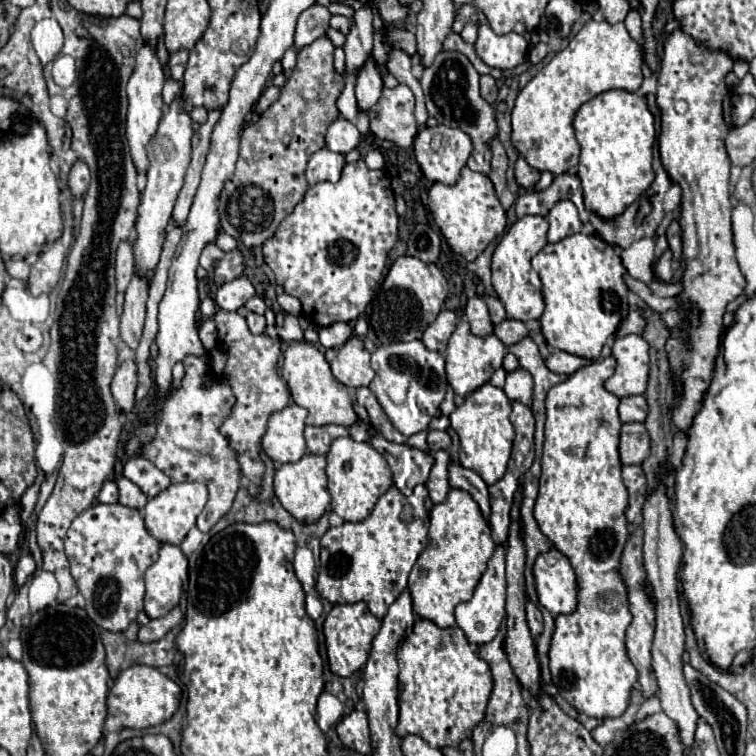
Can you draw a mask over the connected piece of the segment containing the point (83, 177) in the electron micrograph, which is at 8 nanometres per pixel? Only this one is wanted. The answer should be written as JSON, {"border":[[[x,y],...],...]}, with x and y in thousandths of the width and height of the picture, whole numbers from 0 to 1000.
{"border":[[[102,210],[94,221],[94,229],[91,229],[94,255],[99,261],[110,261],[115,255],[115,245],[118,245],[118,221],[115,221],[112,213]]]}

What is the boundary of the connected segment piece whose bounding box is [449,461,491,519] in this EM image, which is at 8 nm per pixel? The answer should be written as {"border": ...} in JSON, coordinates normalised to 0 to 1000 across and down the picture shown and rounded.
{"border":[[[594,612],[594,639],[597,644],[610,644],[612,649],[618,649],[636,671],[642,687],[644,687],[644,679],[647,679],[647,649],[644,649],[644,642],[642,636],[623,620],[615,620],[610,618],[607,612]]]}

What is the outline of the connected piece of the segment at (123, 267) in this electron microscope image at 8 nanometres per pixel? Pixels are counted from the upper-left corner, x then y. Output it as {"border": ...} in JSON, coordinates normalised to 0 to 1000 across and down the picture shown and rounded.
{"border":[[[160,321],[155,329],[155,348],[152,348],[152,358],[155,358],[155,385],[165,385],[176,361],[179,361],[179,340],[176,340],[176,329],[173,321]]]}

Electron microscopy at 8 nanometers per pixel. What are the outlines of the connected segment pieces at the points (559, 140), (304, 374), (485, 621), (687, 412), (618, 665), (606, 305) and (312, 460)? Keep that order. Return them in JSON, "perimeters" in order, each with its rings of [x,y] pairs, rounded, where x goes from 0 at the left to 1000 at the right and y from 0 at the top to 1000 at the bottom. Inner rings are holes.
{"perimeters":[[[[779,25],[771,38],[753,54],[753,60],[739,67],[684,126],[684,134],[681,134],[681,142],[679,142],[679,149],[676,149],[676,157],[679,157],[679,192],[681,197],[692,205],[692,210],[713,224],[713,226],[729,226],[734,231],[739,229],[747,229],[753,221],[761,221],[763,213],[766,213],[766,189],[761,184],[761,176],[758,176],[758,155],[761,155],[761,147],[774,136],[779,134],[782,128],[792,126],[792,123],[800,123],[800,120],[808,120],[808,118],[827,118],[827,120],[835,120],[840,123],[848,110],[851,110],[851,97],[848,97],[848,89],[851,89],[851,67],[848,67],[848,60],[835,52],[835,46],[829,44],[827,38],[827,30],[803,30],[800,25],[798,28],[787,28],[787,25]]],[[[406,451],[388,454],[380,459],[374,472],[377,472],[377,478],[372,485],[372,499],[380,504],[388,530],[409,544],[406,557],[403,557],[406,562],[443,560],[443,562],[462,565],[472,557],[472,549],[464,538],[464,522],[462,522],[459,512],[440,499],[430,470],[417,456],[406,454]]],[[[660,721],[644,745],[644,755],[639,758],[634,774],[628,776],[626,792],[607,798],[602,803],[604,827],[615,835],[615,843],[623,851],[639,853],[639,851],[647,851],[657,840],[660,827],[668,816],[668,776],[671,776],[671,771],[668,771],[668,721]]],[[[896,38],[882,46],[874,97],[869,99],[869,142],[874,144],[872,200],[885,234],[903,250],[898,295],[903,303],[903,337],[909,356],[903,364],[901,396],[917,398],[922,403],[922,417],[930,425],[922,435],[909,435],[903,448],[885,446],[882,451],[890,499],[898,493],[898,483],[903,483],[906,515],[898,536],[890,541],[890,560],[898,570],[906,570],[914,562],[914,552],[919,552],[930,530],[930,517],[940,507],[956,440],[959,406],[985,382],[983,361],[972,345],[964,266],[967,216],[959,200],[959,181],[970,171],[967,120],[959,112],[959,99],[967,91],[970,78],[959,67],[940,67],[922,57],[914,46]],[[898,131],[911,139],[906,149],[893,147],[893,134]],[[909,446],[914,446],[914,467],[909,467]]],[[[800,472],[800,475],[792,475],[792,478],[784,478],[779,483],[774,483],[771,488],[761,491],[750,504],[734,509],[726,515],[724,520],[724,557],[721,557],[721,591],[718,591],[718,626],[713,631],[713,657],[710,657],[710,665],[708,665],[708,687],[716,697],[716,702],[731,716],[734,726],[742,729],[753,742],[755,742],[755,750],[763,761],[763,771],[766,771],[766,800],[758,811],[753,813],[739,813],[734,819],[734,837],[731,837],[731,845],[729,845],[729,858],[726,858],[726,874],[729,874],[729,896],[731,896],[731,906],[739,911],[739,919],[753,930],[758,933],[766,943],[776,946],[776,948],[787,948],[787,951],[808,951],[808,948],[819,948],[827,943],[829,933],[832,933],[832,922],[835,922],[835,914],[843,903],[843,885],[837,882],[837,877],[832,874],[829,869],[829,858],[827,858],[827,835],[835,824],[835,808],[832,808],[832,795],[829,795],[829,782],[827,782],[827,774],[819,763],[819,737],[821,737],[821,729],[824,729],[824,721],[829,718],[832,713],[832,702],[829,702],[829,687],[827,687],[827,673],[829,673],[829,647],[824,642],[824,634],[821,634],[821,610],[819,610],[819,567],[821,567],[821,554],[819,554],[819,546],[816,546],[816,538],[819,538],[819,525],[813,525],[811,520],[800,517],[800,504],[813,493],[813,472]]],[[[763,308],[721,324],[702,348],[718,374],[721,411],[713,427],[721,451],[734,462],[761,467],[763,472],[790,475],[803,446],[813,440],[832,390],[832,382],[824,374],[827,353],[813,335],[813,327],[792,311]]],[[[401,602],[390,612],[377,612],[364,623],[364,655],[369,665],[401,692],[417,692],[438,668],[438,655],[433,649],[430,628],[430,602]]]]}

